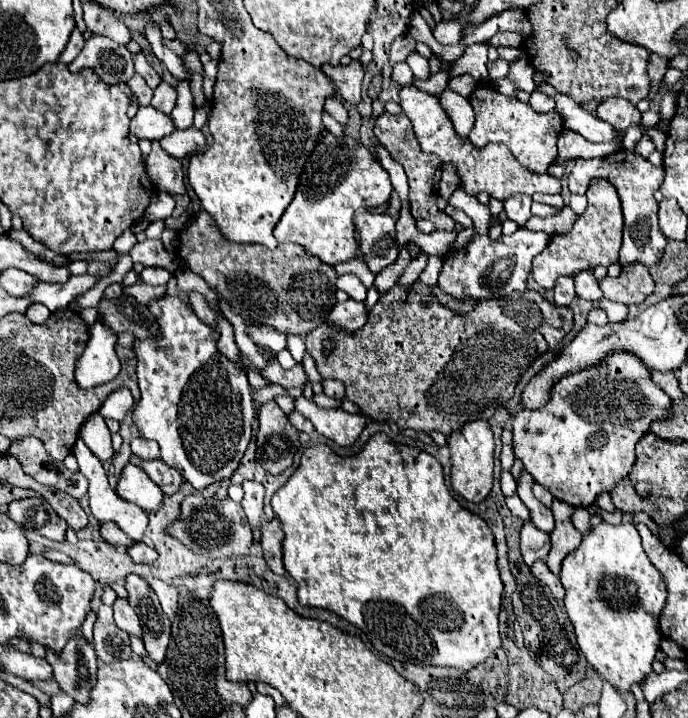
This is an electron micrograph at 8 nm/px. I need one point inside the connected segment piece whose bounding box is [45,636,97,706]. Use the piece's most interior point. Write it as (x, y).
(76, 671)

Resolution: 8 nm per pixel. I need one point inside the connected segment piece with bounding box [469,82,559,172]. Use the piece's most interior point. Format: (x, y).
(533, 141)

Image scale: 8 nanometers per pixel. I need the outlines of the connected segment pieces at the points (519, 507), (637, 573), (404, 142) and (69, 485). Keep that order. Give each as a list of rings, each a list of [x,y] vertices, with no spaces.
[[[517,494],[511,496],[511,498],[505,498],[505,504],[507,504],[507,508],[509,508],[517,518],[529,520],[529,508],[523,504],[523,500],[521,500]]]
[[[631,522],[611,526],[599,524],[591,530],[591,534],[583,536],[583,542],[575,552],[571,552],[563,560],[561,568],[561,584],[565,586],[565,608],[567,616],[575,628],[575,636],[579,648],[583,650],[587,662],[595,668],[595,672],[605,678],[611,686],[623,692],[631,692],[633,684],[643,684],[645,676],[653,670],[651,662],[659,652],[661,632],[659,632],[659,616],[667,604],[667,584],[661,572],[647,558],[641,538]]]
[[[383,112],[375,120],[375,130],[373,132],[375,132],[377,140],[389,150],[389,154],[405,168],[405,174],[409,178],[409,198],[411,198],[411,214],[413,214],[413,218],[415,220],[431,220],[437,226],[437,230],[453,230],[453,226],[455,226],[453,218],[445,216],[437,208],[439,180],[441,180],[443,164],[441,164],[441,160],[437,160],[431,154],[425,154],[419,148],[419,142],[415,140],[415,134],[413,134],[413,128],[411,128],[411,120],[407,120],[405,114]]]
[[[25,436],[21,440],[15,440],[9,448],[9,454],[15,456],[21,462],[23,470],[37,482],[63,490],[77,500],[87,494],[87,478],[83,478],[79,472],[67,470],[63,462],[51,460],[39,438]]]

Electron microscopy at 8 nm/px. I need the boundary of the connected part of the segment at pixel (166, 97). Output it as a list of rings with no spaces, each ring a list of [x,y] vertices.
[[[161,82],[155,88],[155,96],[151,100],[151,106],[155,106],[157,110],[161,110],[165,114],[171,114],[171,110],[175,108],[175,104],[177,104],[177,90],[171,84]]]

